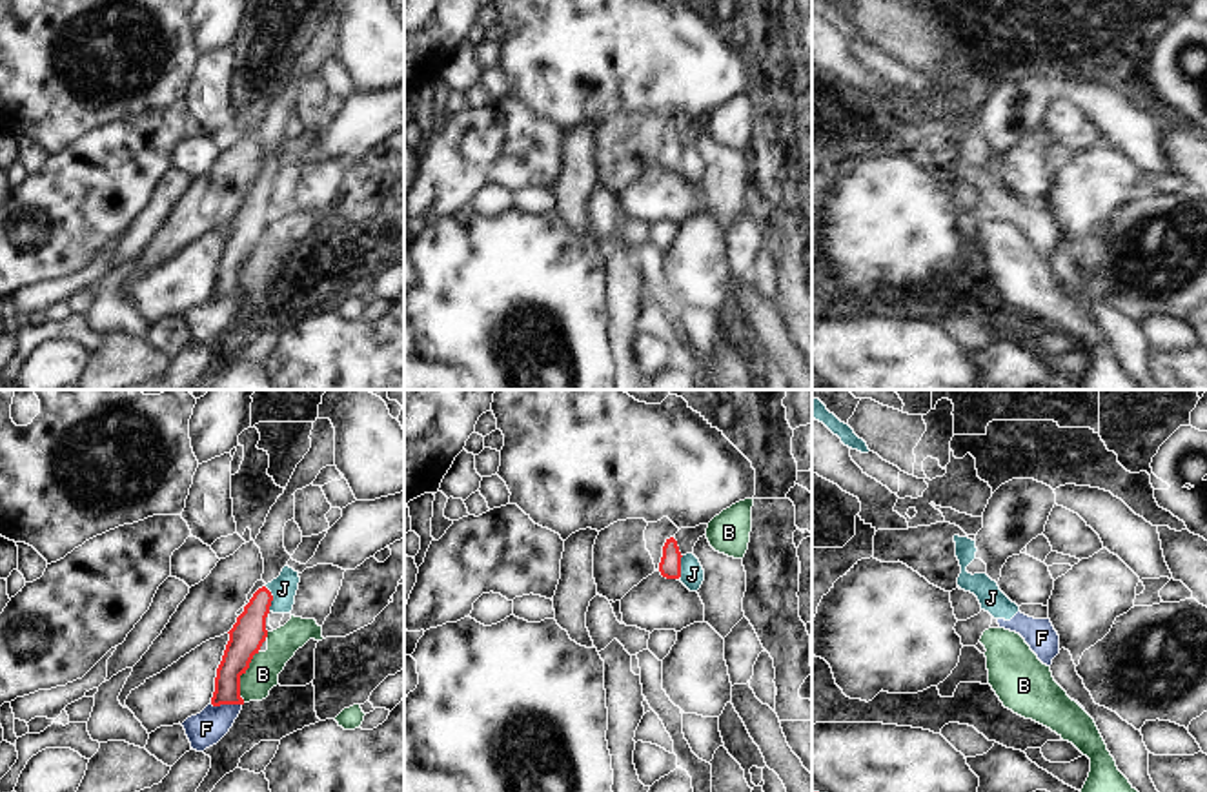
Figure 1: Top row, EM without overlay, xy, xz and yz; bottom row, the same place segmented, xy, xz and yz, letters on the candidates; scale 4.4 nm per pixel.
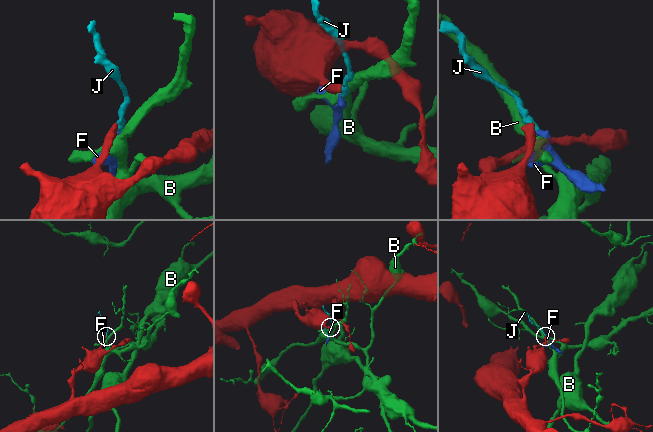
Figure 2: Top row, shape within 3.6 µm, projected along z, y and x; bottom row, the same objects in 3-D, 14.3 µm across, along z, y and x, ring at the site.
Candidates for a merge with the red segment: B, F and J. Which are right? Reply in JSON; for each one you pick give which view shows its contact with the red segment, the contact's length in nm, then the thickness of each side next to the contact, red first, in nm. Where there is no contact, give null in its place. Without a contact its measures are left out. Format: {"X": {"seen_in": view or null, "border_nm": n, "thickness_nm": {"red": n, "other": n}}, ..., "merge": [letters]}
{"merge": []}

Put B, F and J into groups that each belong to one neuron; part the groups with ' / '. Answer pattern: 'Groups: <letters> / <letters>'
Groups: B / F J

